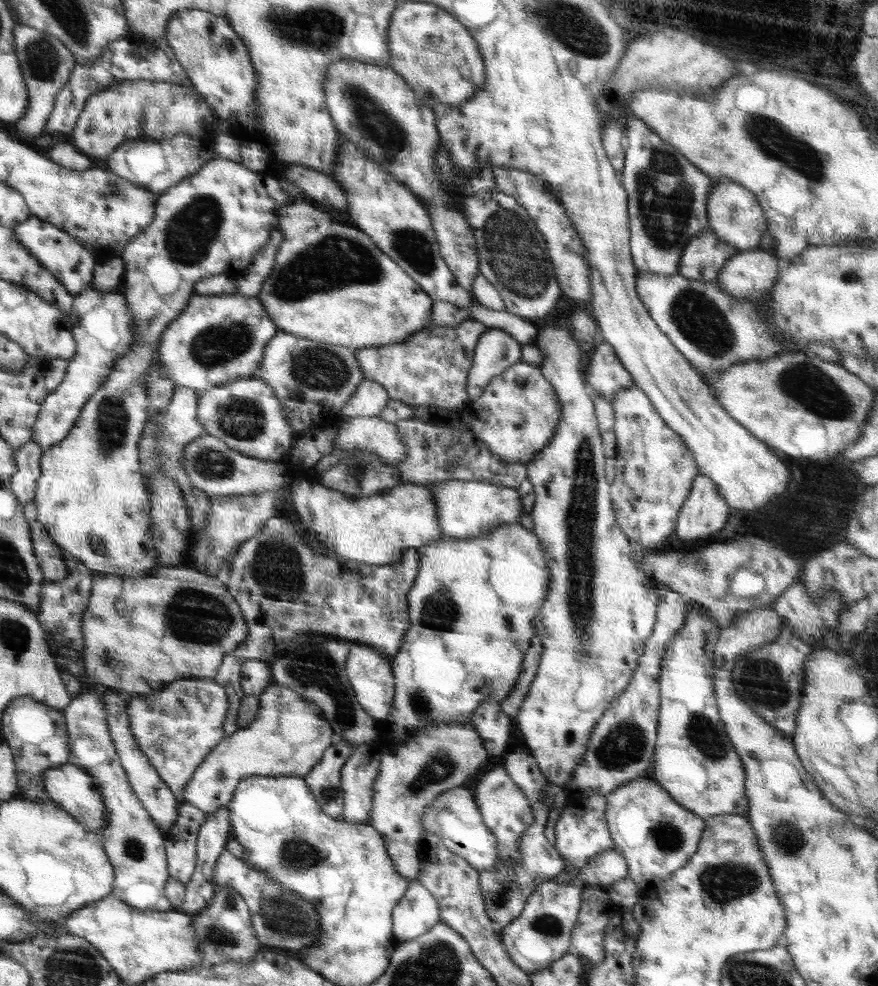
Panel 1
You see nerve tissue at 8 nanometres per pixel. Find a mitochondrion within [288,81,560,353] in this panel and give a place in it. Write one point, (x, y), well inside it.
(515, 256)

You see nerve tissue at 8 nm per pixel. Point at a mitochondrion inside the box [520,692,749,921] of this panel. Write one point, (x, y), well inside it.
(624, 745)

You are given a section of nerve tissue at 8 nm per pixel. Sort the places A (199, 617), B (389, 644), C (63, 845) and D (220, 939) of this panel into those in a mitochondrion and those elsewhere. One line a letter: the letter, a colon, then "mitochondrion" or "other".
A: mitochondrion
B: other
C: mitochondrion
D: mitochondrion

